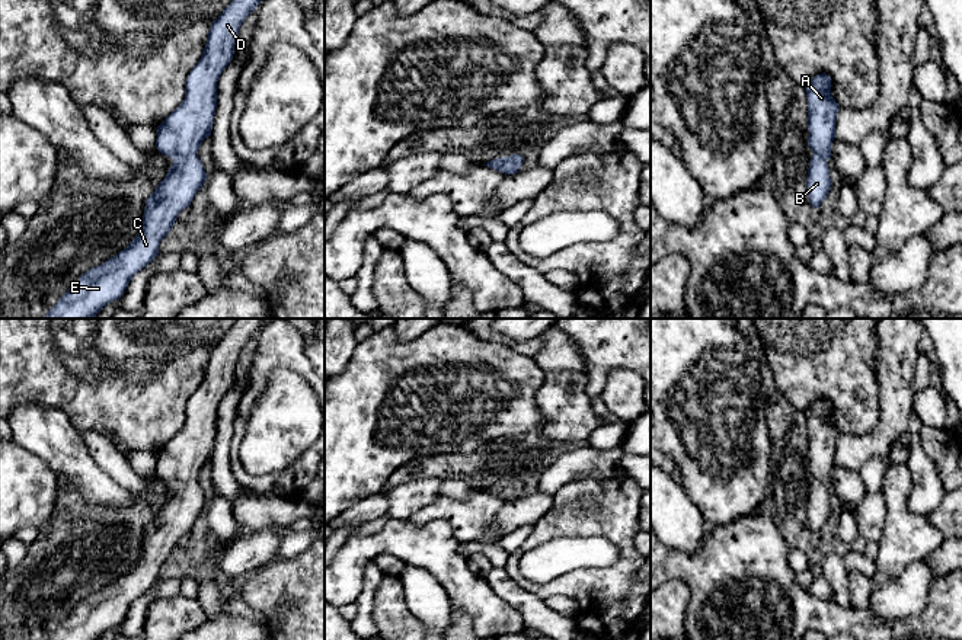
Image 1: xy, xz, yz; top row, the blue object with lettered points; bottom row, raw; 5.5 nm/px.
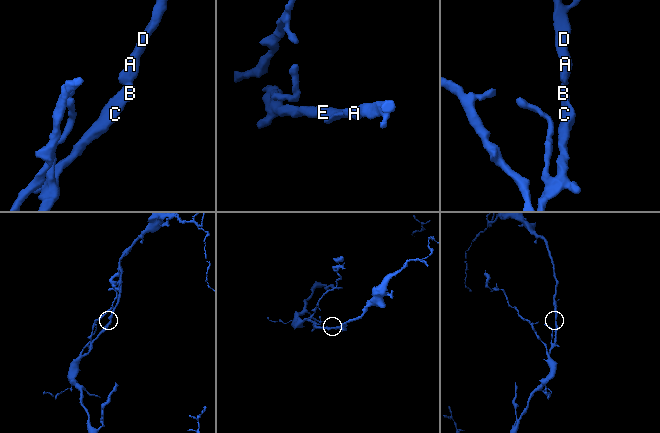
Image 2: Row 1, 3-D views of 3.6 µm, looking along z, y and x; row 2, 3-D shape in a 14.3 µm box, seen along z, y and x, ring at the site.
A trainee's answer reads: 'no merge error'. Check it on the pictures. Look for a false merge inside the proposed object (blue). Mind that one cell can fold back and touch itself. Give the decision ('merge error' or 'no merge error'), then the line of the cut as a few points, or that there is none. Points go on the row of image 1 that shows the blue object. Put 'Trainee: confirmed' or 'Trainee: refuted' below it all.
no merge error; no cut
Trainee: confirmed

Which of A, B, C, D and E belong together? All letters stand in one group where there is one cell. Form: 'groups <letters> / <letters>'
groups A B C D E

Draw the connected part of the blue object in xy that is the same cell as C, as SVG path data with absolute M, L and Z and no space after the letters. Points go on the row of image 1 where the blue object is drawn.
M231 0L224 12L212 22L208 41L199 61L185 81L185 99L157 127L156 148L173 160L166 177L147 198L141 233L116 256L84 272L55 303L44 319L89 319L106 304L119 300L135 273L154 260L160 241L170 233L178 214L189 208L195 193L207 180L205 169L198 157L202 141L211 135L217 108L217 81L234 54L237 35L245 19L256 10L262 0Z

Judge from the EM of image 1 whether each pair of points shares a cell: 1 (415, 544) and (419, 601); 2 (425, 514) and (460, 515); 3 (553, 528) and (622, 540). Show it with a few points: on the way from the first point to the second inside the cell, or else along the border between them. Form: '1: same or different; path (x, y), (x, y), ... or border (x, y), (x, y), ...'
1: different; border (406, 565), (425, 569), (444, 589)
2: same; path (434, 514), (451, 514)
3: same; path (571, 524), (604, 524)

